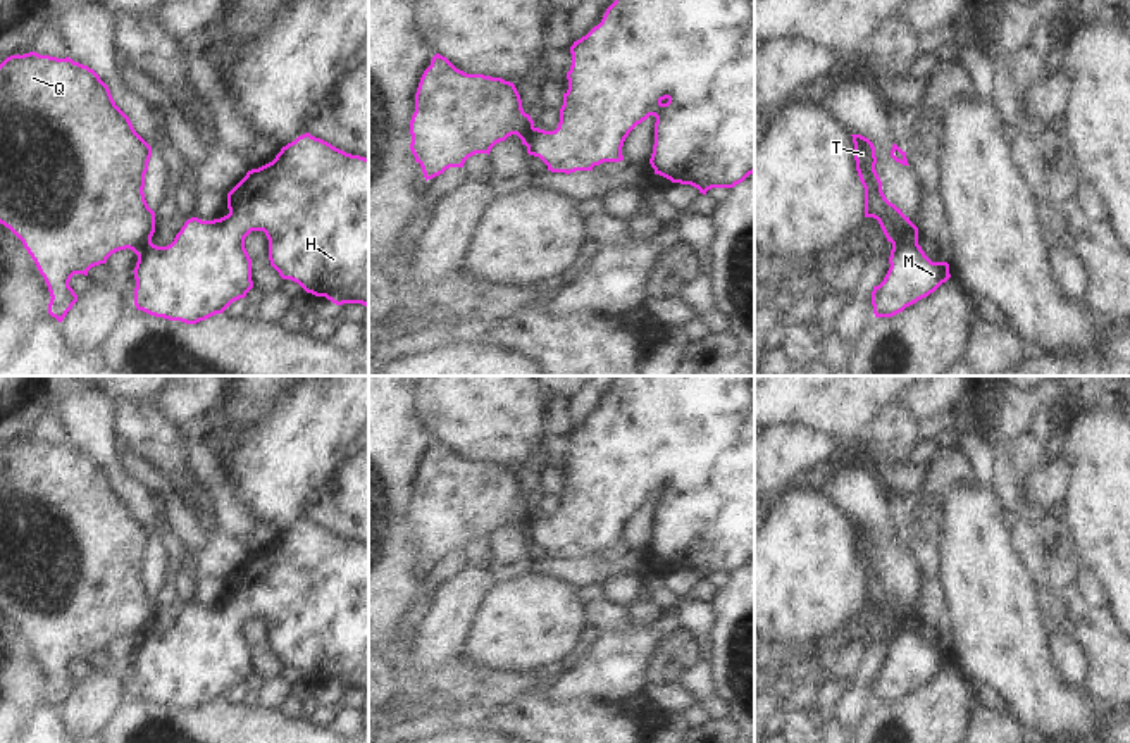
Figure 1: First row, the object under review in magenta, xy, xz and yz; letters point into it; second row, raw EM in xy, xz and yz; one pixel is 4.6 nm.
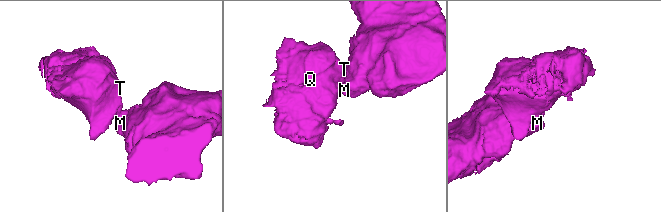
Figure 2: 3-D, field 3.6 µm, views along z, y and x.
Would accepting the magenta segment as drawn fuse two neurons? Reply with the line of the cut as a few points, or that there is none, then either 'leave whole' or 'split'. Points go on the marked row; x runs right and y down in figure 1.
cut in yz along (917, 235), (893, 247); split

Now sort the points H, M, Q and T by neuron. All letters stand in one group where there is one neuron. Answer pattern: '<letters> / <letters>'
H M / Q T

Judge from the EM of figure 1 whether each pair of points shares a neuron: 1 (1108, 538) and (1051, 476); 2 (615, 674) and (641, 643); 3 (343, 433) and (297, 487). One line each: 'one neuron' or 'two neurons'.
1: two neurons
2: one neuron
3: one neuron

